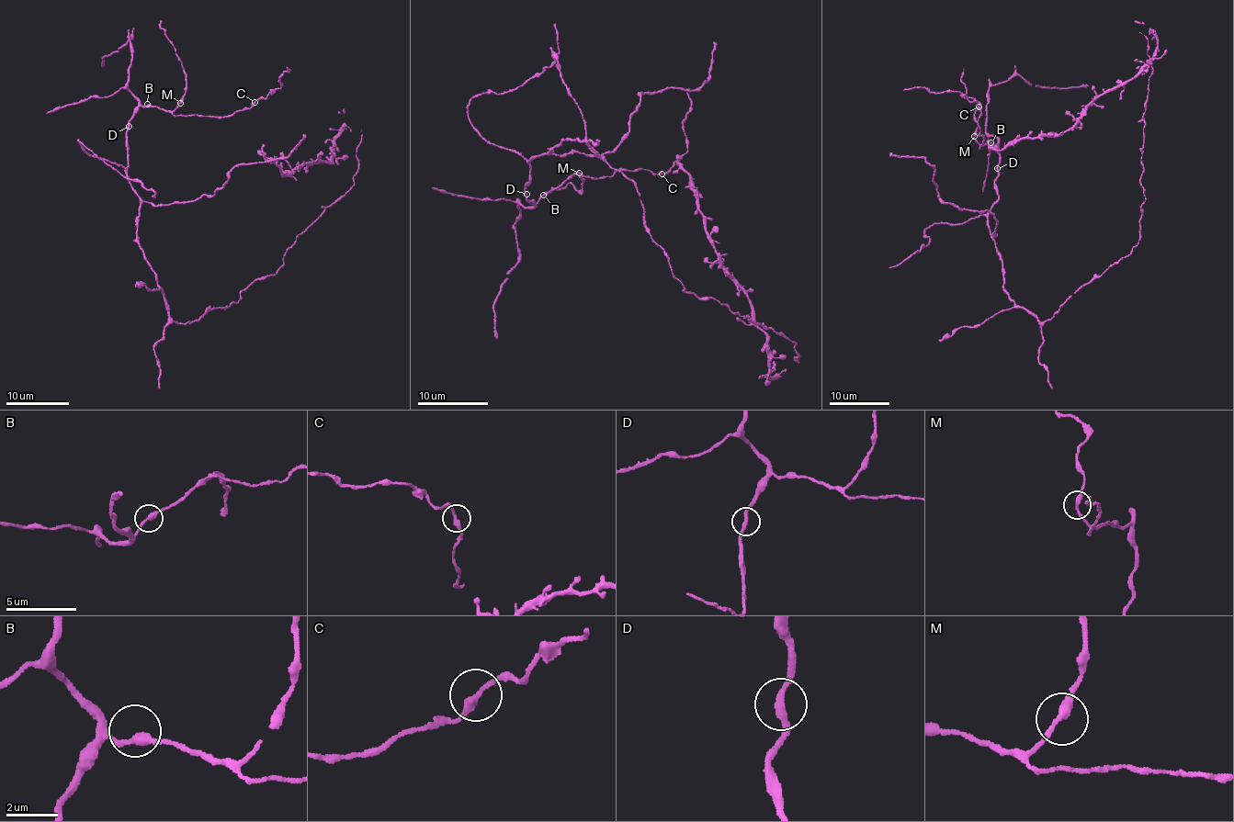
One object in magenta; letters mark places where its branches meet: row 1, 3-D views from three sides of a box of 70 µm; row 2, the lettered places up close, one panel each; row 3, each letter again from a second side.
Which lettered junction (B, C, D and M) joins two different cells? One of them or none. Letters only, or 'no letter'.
no letter

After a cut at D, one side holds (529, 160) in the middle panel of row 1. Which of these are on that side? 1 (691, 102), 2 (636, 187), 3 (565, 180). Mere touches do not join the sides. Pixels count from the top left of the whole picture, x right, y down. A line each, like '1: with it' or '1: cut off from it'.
1: cut off from it
2: with it
3: cut off from it

